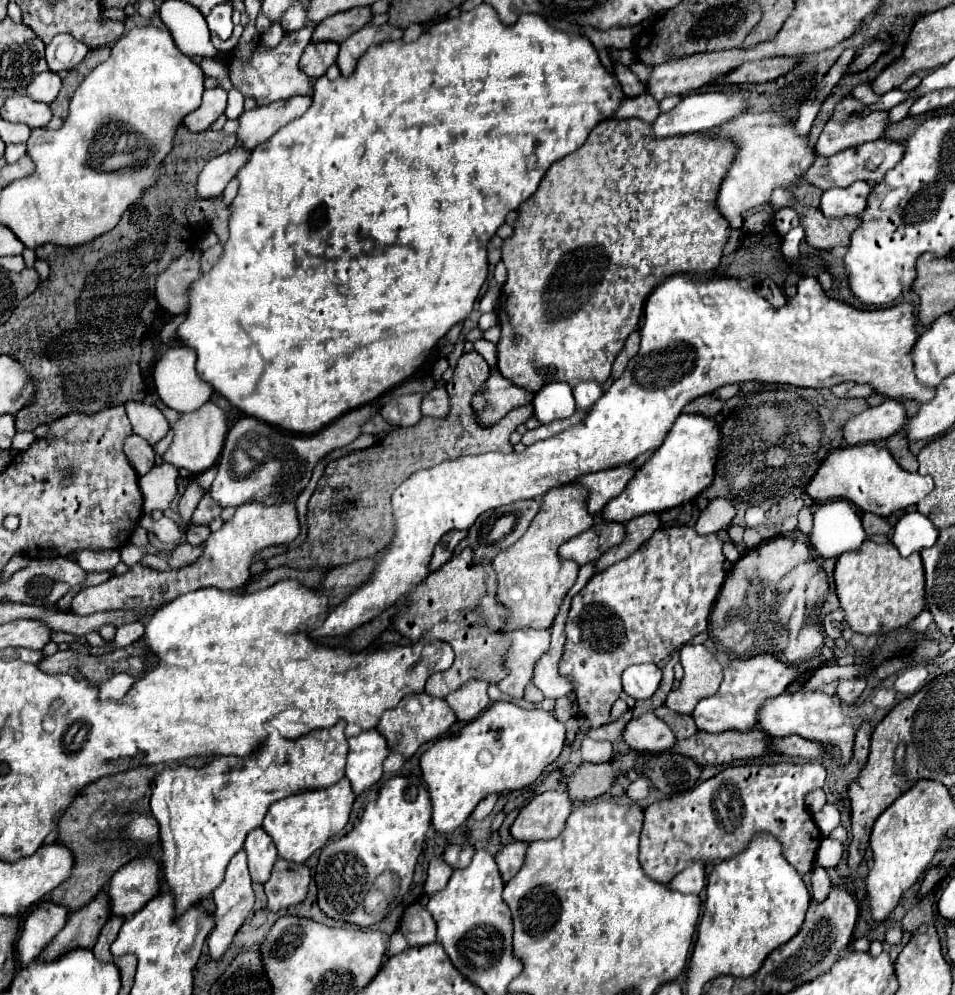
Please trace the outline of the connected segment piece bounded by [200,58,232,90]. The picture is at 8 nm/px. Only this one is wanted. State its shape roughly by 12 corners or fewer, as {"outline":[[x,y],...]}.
{"outline":[[204,58],[200,66],[222,90],[232,88],[226,62]]}

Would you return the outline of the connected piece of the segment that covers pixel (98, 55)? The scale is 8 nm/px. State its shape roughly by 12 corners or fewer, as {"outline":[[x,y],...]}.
{"outline":[[110,46],[90,50],[90,70],[110,56]]}

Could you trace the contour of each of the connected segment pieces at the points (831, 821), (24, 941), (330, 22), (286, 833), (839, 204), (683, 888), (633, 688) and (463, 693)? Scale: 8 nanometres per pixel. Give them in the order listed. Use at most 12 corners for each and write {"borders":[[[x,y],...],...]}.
{"borders":[[[826,804],[814,814],[822,836],[828,836],[840,824],[836,806]],[[44,900],[22,924],[16,960],[24,968],[66,924],[68,910]],[[352,8],[316,24],[310,42],[344,42],[370,22],[370,8]],[[348,780],[294,792],[262,828],[304,862],[348,824]],[[868,182],[830,188],[820,198],[826,218],[860,216]],[[690,862],[668,886],[682,894],[700,894],[704,864]],[[656,664],[628,666],[624,692],[634,700],[658,690],[662,670]],[[472,680],[446,696],[460,722],[490,704],[486,682]]]}

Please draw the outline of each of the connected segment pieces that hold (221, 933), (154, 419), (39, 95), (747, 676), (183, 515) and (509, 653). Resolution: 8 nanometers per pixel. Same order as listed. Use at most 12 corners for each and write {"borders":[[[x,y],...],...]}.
{"borders":[[[246,852],[214,890],[212,960],[220,960],[254,906]],[[130,402],[132,432],[152,446],[170,430],[156,406]],[[42,72],[30,82],[28,96],[50,104],[58,96],[60,76]],[[770,652],[730,658],[698,702],[698,730],[748,732],[772,696],[808,670]],[[196,480],[190,482],[178,502],[178,518],[190,524],[192,512],[204,492]],[[522,628],[506,634],[508,674],[498,688],[522,698],[550,644],[550,632]]]}

